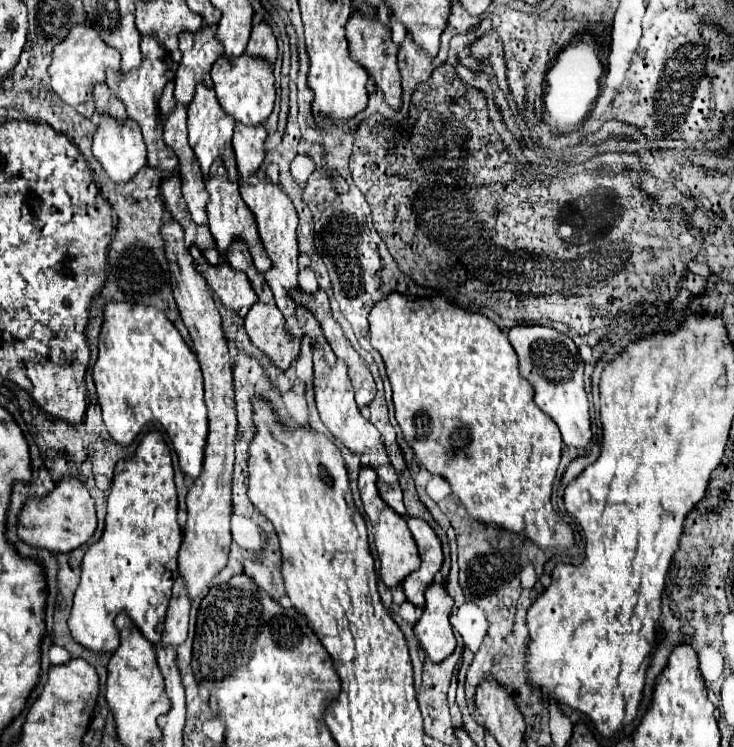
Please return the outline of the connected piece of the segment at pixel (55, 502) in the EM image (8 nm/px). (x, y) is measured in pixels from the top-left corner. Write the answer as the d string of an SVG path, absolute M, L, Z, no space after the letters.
M63 475L59 481L55 481L55 487L49 495L41 499L35 497L25 499L23 509L19 513L17 535L31 547L47 549L53 553L69 553L79 545L87 543L95 527L97 527L95 505L85 483L81 479L75 479L75 475Z

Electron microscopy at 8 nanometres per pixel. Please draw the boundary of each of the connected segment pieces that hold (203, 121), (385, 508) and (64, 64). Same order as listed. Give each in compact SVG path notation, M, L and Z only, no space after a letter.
M199 85L195 99L187 107L187 115L189 115L189 119L187 119L187 123L189 123L189 145L195 151L195 157L201 165L201 173L207 177L211 163L215 159L221 159L227 173L229 173L229 179L237 181L237 165L235 165L235 155L233 155L233 147L231 147L235 121L223 113L223 109L219 107L219 103L215 99L215 91L205 87L205 85Z
M363 467L359 473L359 491L361 491L361 501L365 507L365 513L369 517L369 523L373 527L373 537L375 537L375 547L377 547L377 555L379 555L379 563L381 563L381 571L379 571L379 579L383 581L383 585L387 589L395 589L409 573L413 573L415 569L419 569L421 559L417 553L417 545L411 539L411 531L407 529L407 523L401 515L397 515L377 493L375 487L375 471L371 471L371 467Z
M75 25L67 39L59 43L53 49L53 61L49 65L49 75L51 75L51 87L59 95L59 99L71 107L75 107L83 117L91 117L95 111L91 91L95 83L105 83L105 71L111 67L113 71L119 71L119 61L121 55L107 47L99 33L87 25Z

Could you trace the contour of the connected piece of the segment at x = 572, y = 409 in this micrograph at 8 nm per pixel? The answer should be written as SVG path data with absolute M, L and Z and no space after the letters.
M511 327L509 341L519 357L519 371L535 391L535 403L559 427L567 447L587 447L591 443L589 401L583 389L583 361L577 345L563 333L551 327Z

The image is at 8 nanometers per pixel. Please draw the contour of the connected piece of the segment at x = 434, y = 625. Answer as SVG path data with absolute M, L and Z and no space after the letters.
M433 583L425 591L425 611L413 627L413 635L419 641L423 653L433 661L441 663L455 651L455 635L449 623L453 599L447 595L443 585Z

